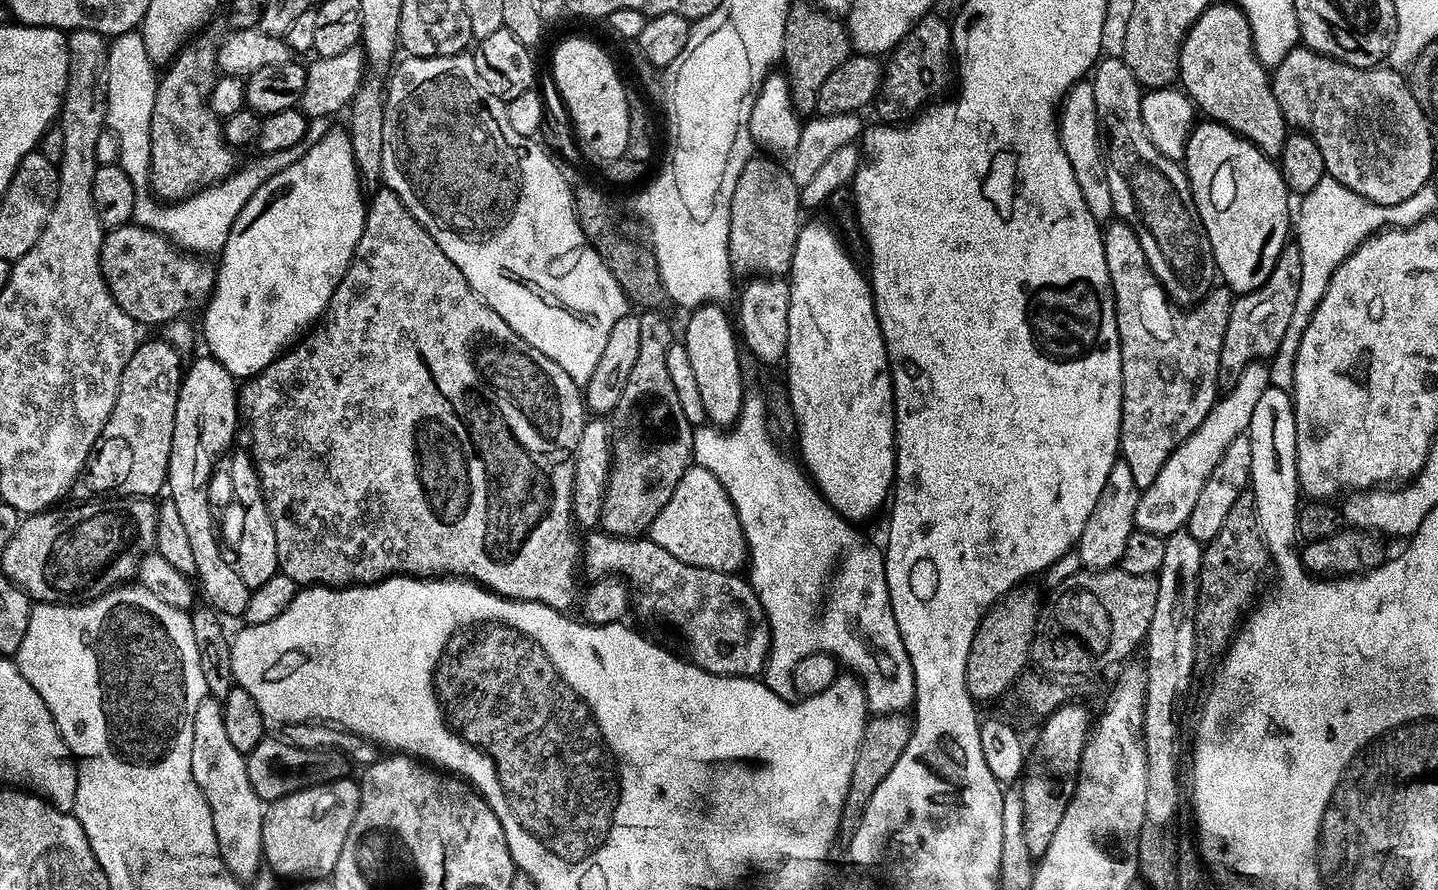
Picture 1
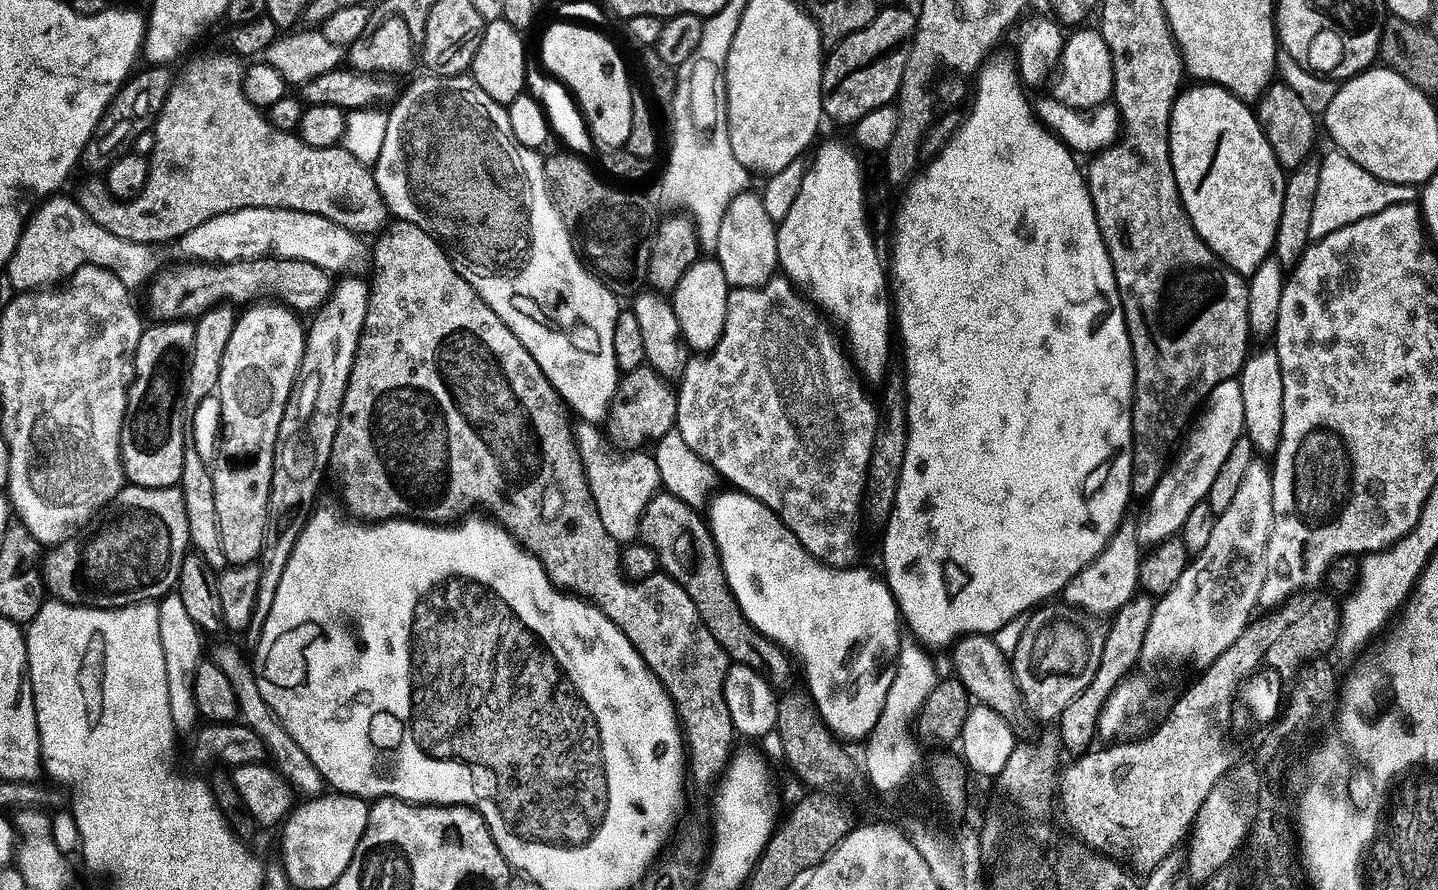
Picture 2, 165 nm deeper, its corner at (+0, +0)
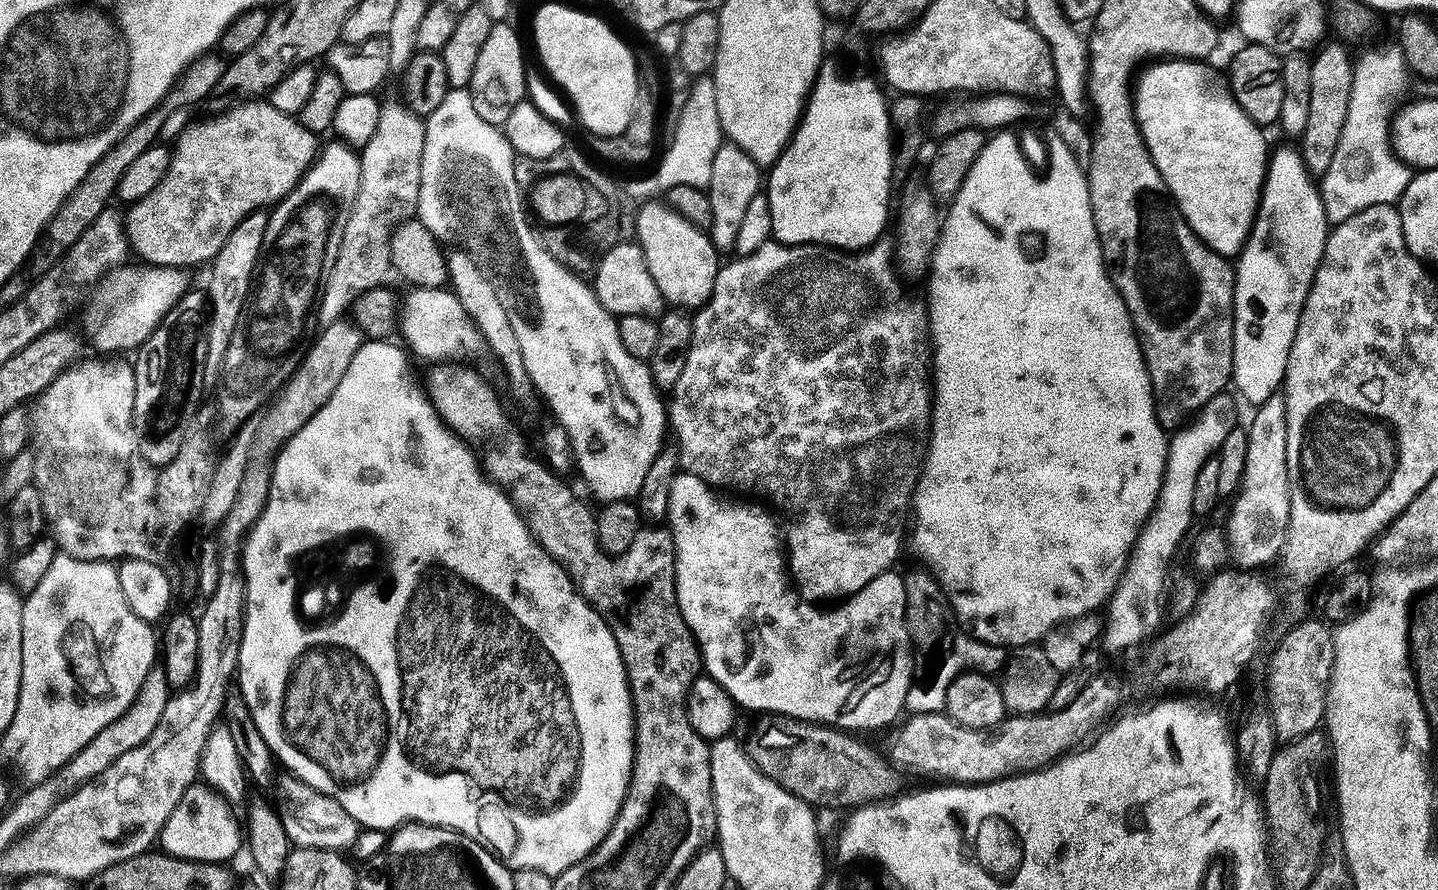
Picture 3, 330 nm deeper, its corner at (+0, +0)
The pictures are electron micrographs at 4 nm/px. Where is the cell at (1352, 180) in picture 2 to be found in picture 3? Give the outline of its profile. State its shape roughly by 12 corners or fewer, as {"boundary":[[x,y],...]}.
{"boundary":[[1399,47],[1358,60],[1348,131],[1319,185],[1332,226],[1399,205],[1414,175],[1393,119]]}

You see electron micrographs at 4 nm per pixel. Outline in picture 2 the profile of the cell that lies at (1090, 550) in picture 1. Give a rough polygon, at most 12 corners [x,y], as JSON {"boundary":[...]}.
{"boundary":[[1139,525],[1107,550],[1062,593],[1069,609],[1113,617],[1138,594]]}

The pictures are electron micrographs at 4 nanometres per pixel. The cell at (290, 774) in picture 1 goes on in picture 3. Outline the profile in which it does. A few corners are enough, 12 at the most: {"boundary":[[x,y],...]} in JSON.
{"boundary":[[207,786],[186,790],[158,841],[191,863],[240,852],[233,805]]}

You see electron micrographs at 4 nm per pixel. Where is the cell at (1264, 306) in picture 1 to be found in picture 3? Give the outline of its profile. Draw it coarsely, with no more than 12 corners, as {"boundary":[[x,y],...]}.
{"boundary":[[1325,43],[1308,76],[1298,151],[1322,178],[1352,113],[1354,60]]}

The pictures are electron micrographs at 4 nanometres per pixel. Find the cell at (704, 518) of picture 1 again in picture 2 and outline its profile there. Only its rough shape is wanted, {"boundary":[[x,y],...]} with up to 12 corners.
{"boundary":[[595,424],[574,435],[602,524],[639,537],[663,485],[642,450],[623,455]]}

